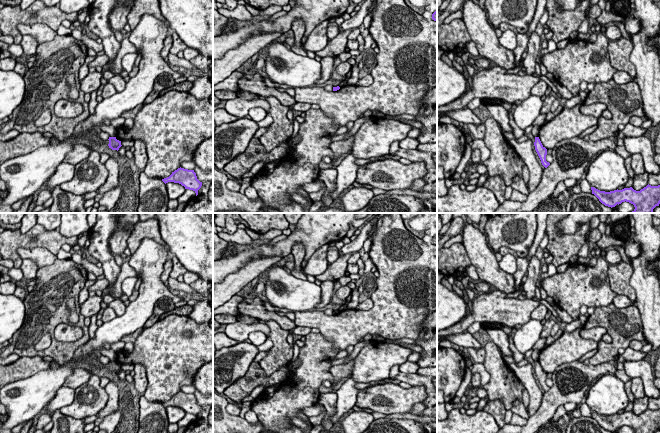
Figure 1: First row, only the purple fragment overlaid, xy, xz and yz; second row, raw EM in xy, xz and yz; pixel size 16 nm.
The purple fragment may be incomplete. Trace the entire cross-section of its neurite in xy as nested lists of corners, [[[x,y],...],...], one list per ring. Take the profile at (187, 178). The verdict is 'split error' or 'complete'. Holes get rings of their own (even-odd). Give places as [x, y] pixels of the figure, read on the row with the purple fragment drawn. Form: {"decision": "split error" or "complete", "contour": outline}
{"decision": "complete", "contour": [[[178,168],[172,174],[162,179],[162,181],[166,184],[168,182],[179,183],[185,187],[185,189],[193,190],[198,195],[198,190],[202,186],[202,182],[197,179],[196,173],[194,170],[188,170],[184,168]]]}

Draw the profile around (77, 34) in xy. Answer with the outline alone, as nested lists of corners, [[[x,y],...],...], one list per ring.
[[[74,29],[74,30],[72,30],[71,35],[75,39],[81,40],[87,46],[88,49],[91,48],[96,53],[100,52],[100,51],[103,51],[103,49],[104,49],[102,43],[101,44],[97,43],[96,40],[91,39],[87,35],[83,35],[81,30]]]

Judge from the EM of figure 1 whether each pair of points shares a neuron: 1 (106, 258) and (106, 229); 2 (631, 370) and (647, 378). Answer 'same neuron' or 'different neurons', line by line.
1: same neuron
2: same neuron

